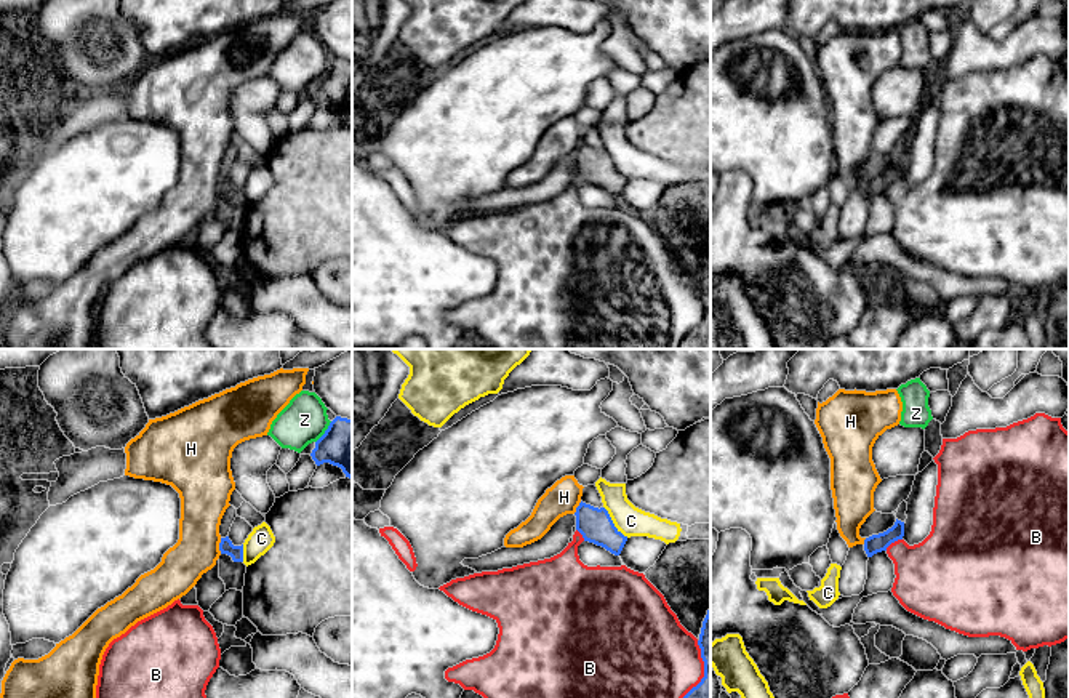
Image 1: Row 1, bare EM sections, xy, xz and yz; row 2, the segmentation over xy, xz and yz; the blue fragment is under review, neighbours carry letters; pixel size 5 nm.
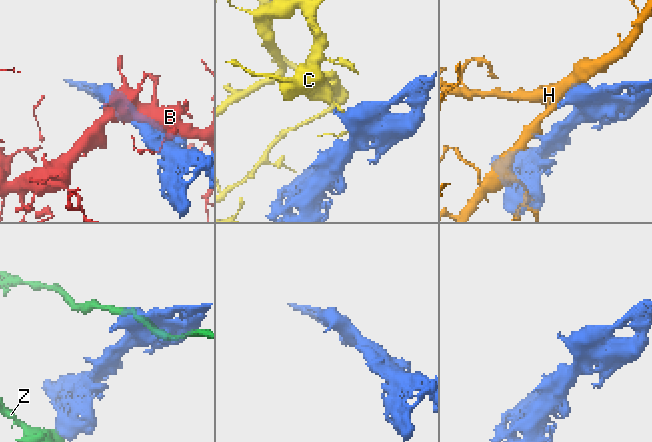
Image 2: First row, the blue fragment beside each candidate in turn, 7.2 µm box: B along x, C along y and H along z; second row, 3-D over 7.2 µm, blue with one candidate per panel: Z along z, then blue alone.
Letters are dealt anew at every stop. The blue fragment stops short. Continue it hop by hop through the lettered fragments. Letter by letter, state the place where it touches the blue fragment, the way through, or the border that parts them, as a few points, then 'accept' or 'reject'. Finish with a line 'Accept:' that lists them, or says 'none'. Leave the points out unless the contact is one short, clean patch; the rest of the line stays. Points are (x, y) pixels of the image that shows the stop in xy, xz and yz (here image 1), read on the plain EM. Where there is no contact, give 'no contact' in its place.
B: contact yz (893, 183); reject
C: contact xz (612, 164); border xz (604, 148), (612, 164), (628, 178); reject
H: contact xy (220, 188); border xy (221, 180), (220, 194); reject
Z: contact xy (325, 74); border xy (332, 63), (316, 84); reject
Accept: none

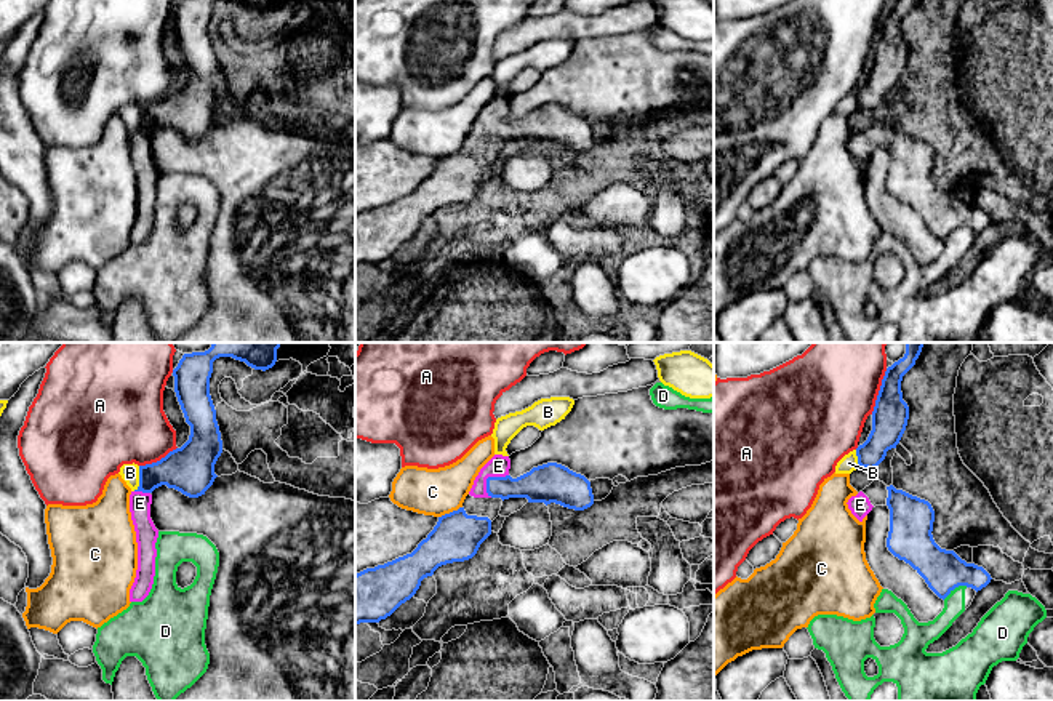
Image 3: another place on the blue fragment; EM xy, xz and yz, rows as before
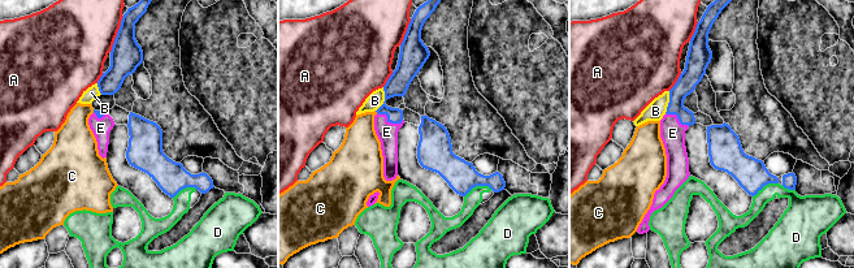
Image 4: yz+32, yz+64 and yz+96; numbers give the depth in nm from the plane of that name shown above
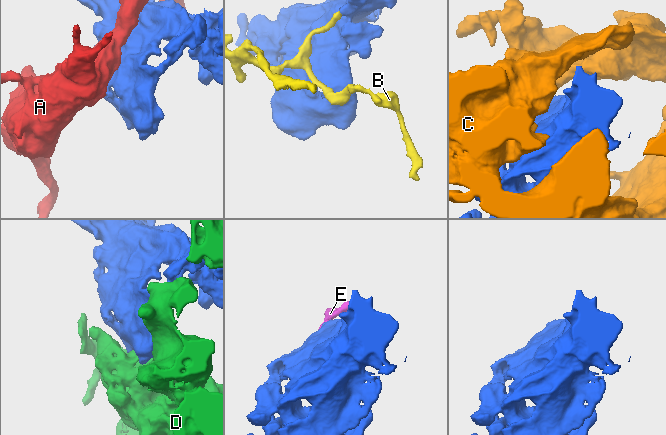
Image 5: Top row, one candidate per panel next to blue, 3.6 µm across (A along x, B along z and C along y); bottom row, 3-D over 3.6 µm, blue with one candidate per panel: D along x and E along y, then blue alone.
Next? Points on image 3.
A: contact yz (879, 32); reject
B: contact xy (140, 120); reject
C: contact xz (450, 154); reject
D: contact yz (954, 229); reject
E: contact xz (488, 119); way xz (536, 127), (501, 127), (488, 119), (498, 108); accept
Accept: E

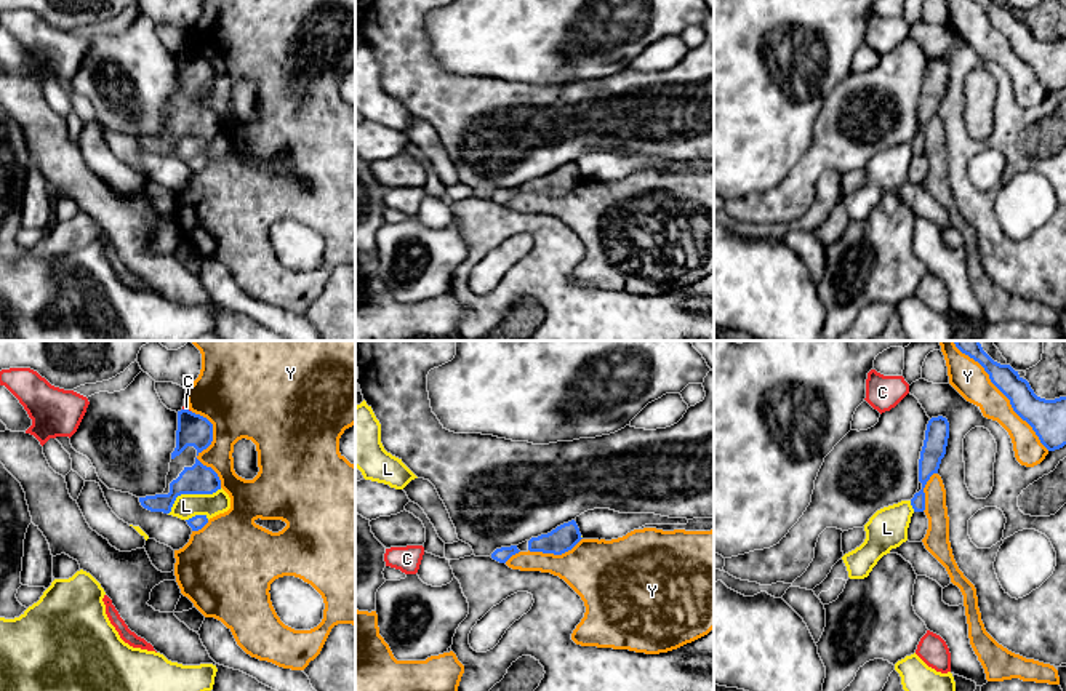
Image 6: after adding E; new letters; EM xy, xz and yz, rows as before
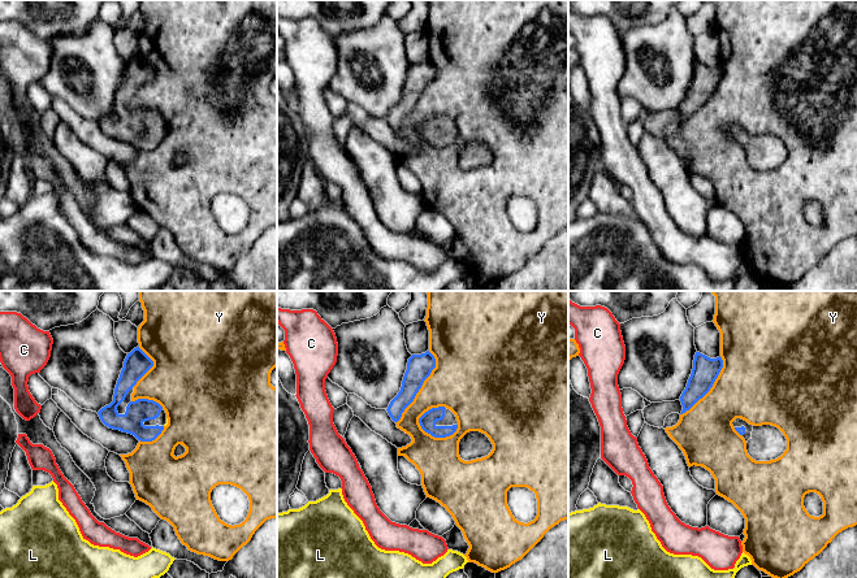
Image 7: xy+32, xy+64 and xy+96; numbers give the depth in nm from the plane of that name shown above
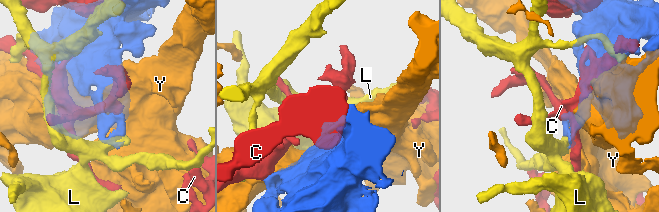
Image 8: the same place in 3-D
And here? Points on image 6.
C: contact xy (186, 51); reject
L: contact xy (191, 135); border xy (221, 130), (212, 135), (181, 135), (168, 155); reject
Y: contact yz (1010, 45); reject
Accept: none

